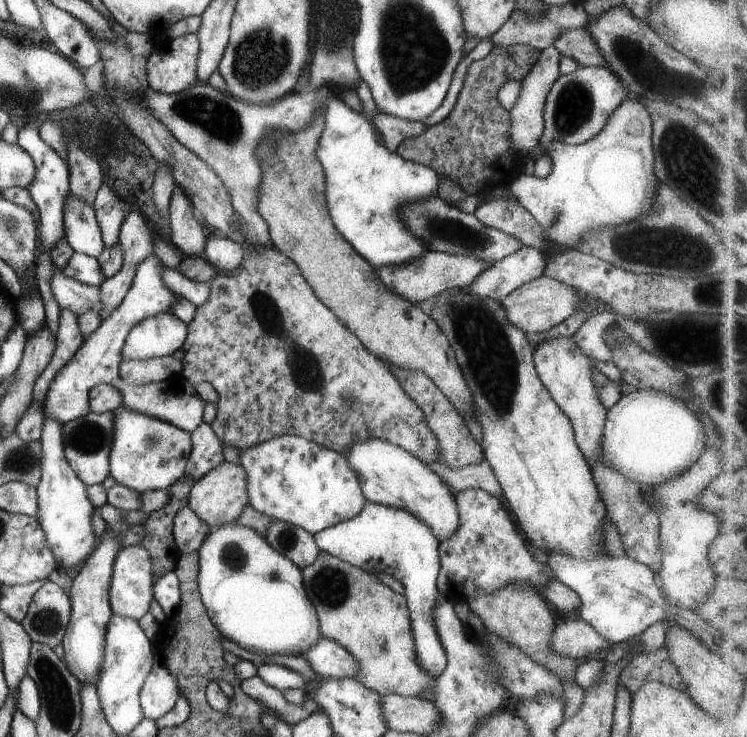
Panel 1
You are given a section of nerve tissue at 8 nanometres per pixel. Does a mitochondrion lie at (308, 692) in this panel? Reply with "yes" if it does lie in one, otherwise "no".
no

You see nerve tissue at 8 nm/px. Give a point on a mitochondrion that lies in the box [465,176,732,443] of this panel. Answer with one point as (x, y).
(671, 248)

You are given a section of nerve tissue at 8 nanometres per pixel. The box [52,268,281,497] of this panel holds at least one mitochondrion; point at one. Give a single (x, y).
(86, 437)

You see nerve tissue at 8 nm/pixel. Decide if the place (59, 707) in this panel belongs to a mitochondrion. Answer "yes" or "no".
yes

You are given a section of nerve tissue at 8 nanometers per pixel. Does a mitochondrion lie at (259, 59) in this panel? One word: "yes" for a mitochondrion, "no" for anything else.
yes

